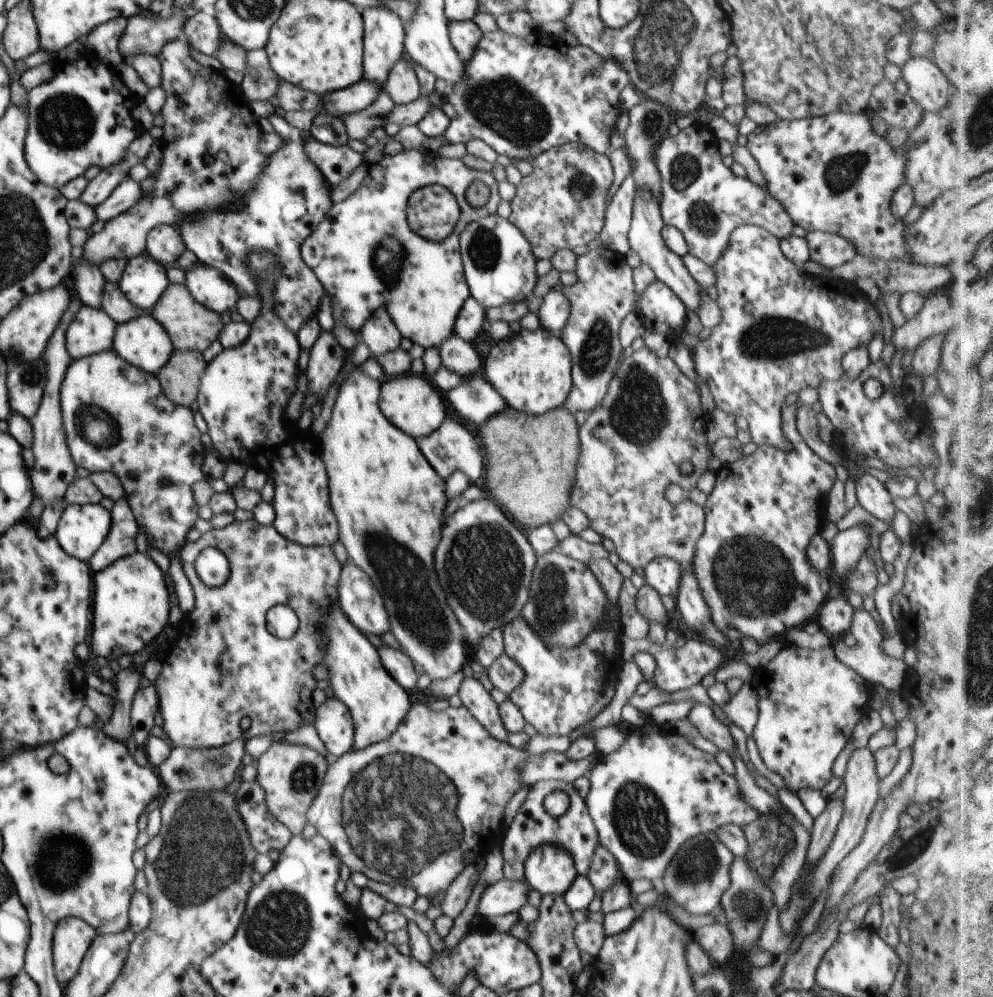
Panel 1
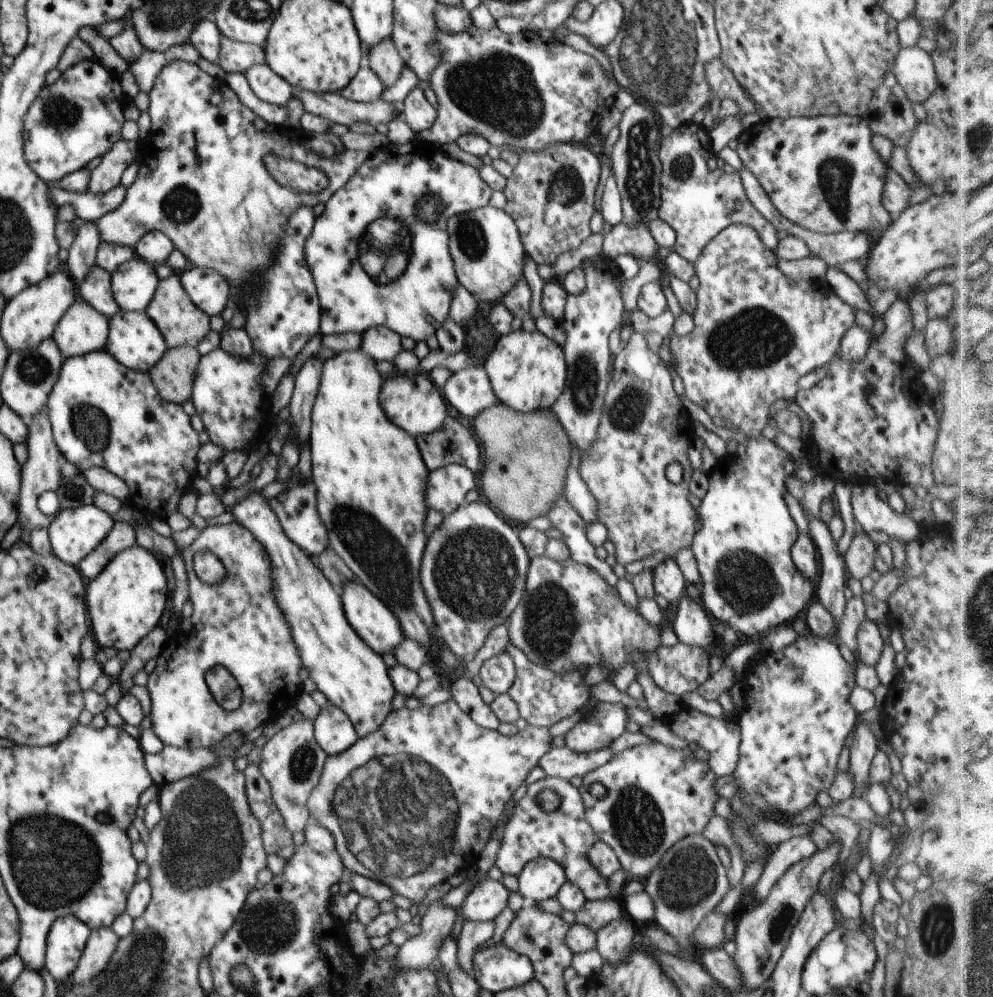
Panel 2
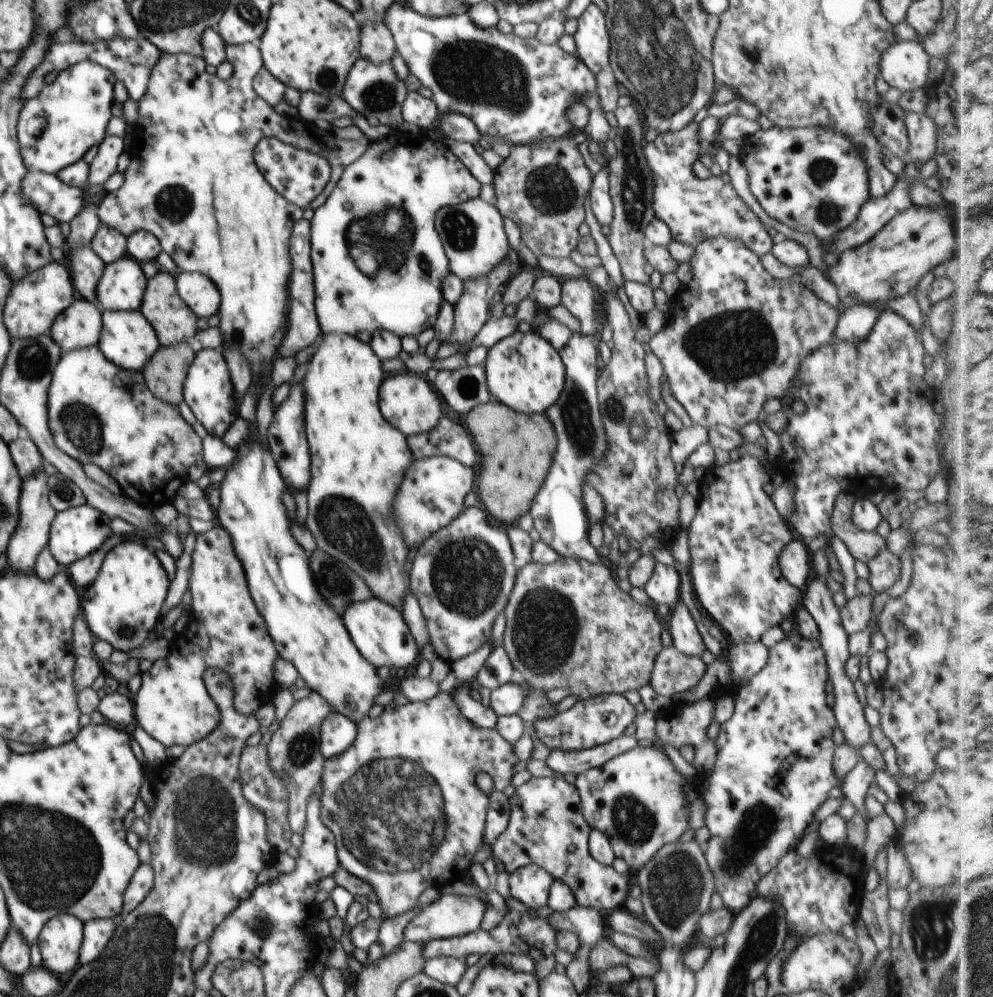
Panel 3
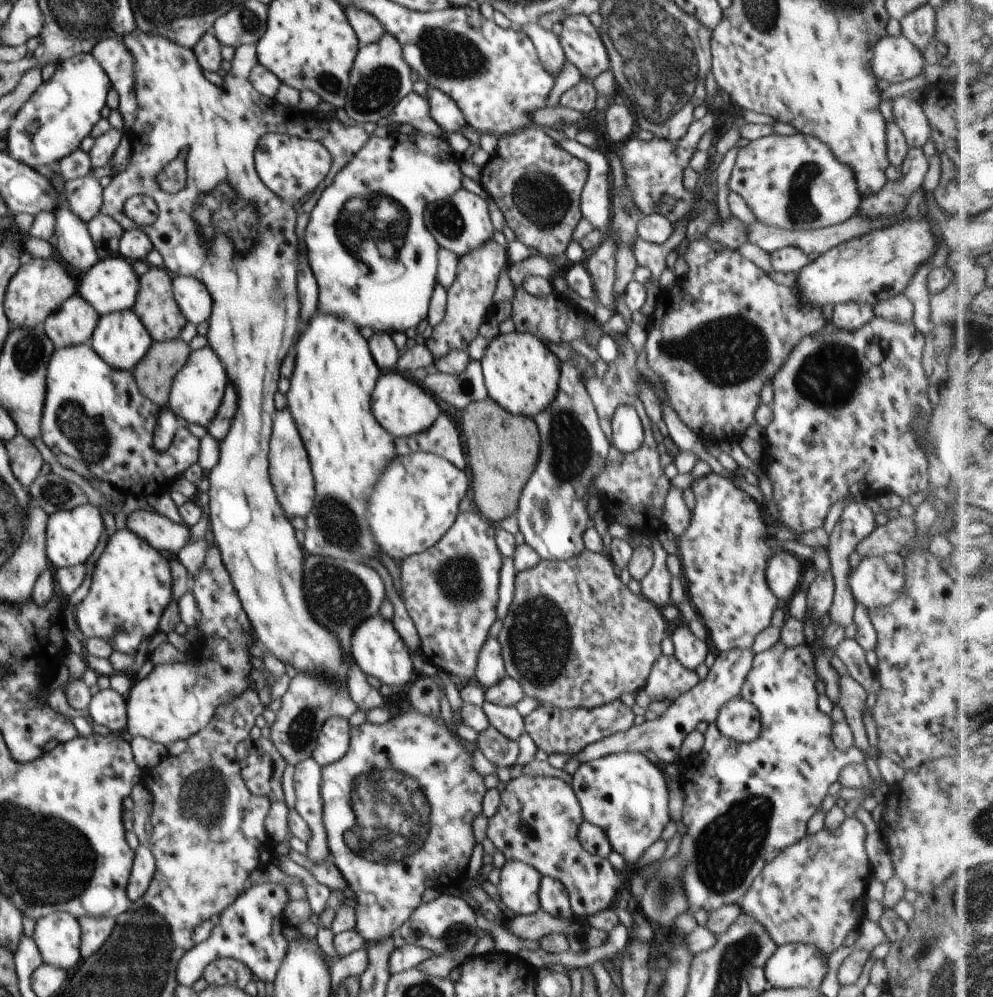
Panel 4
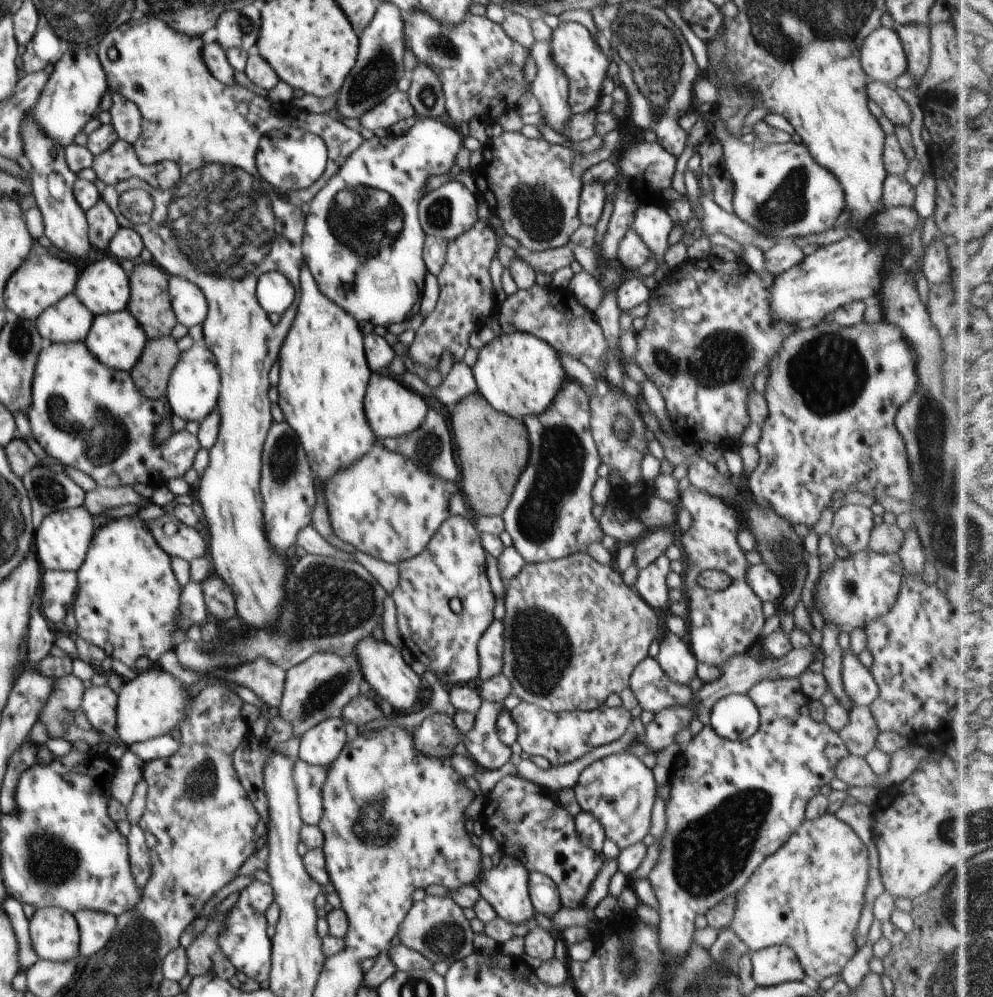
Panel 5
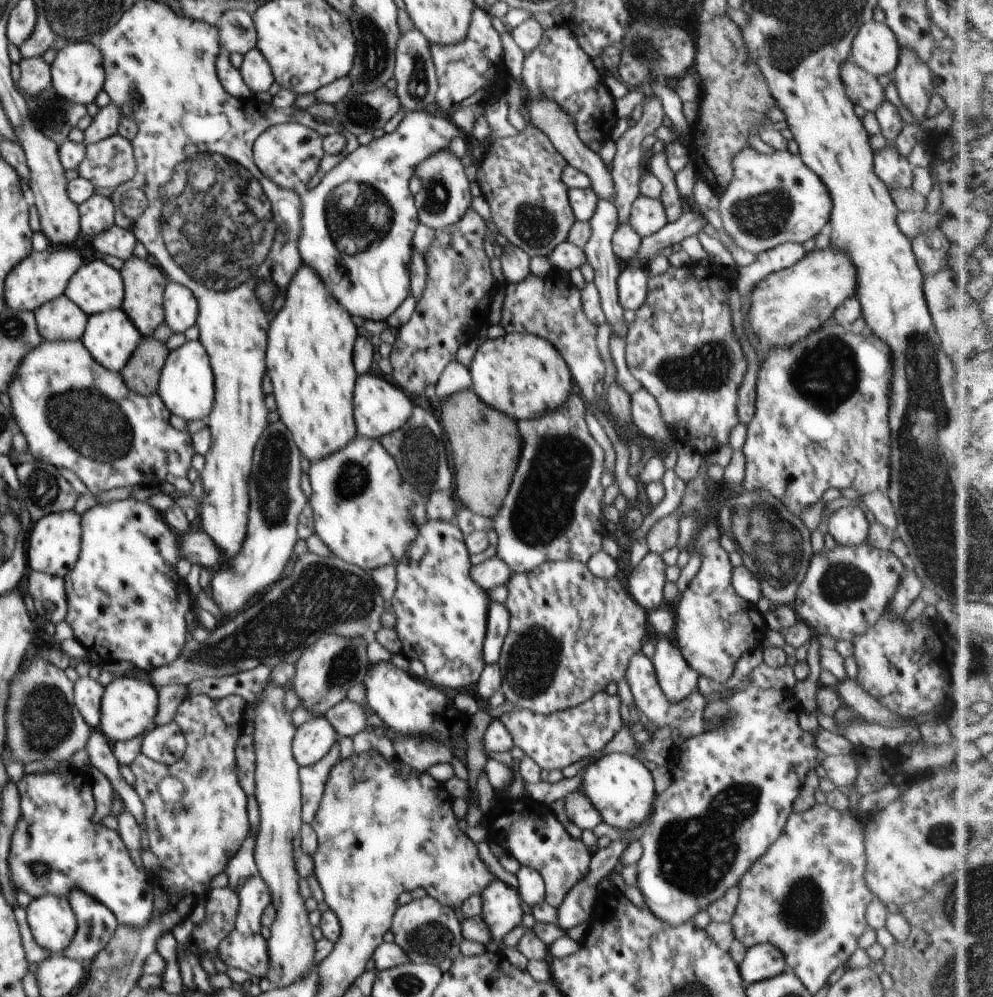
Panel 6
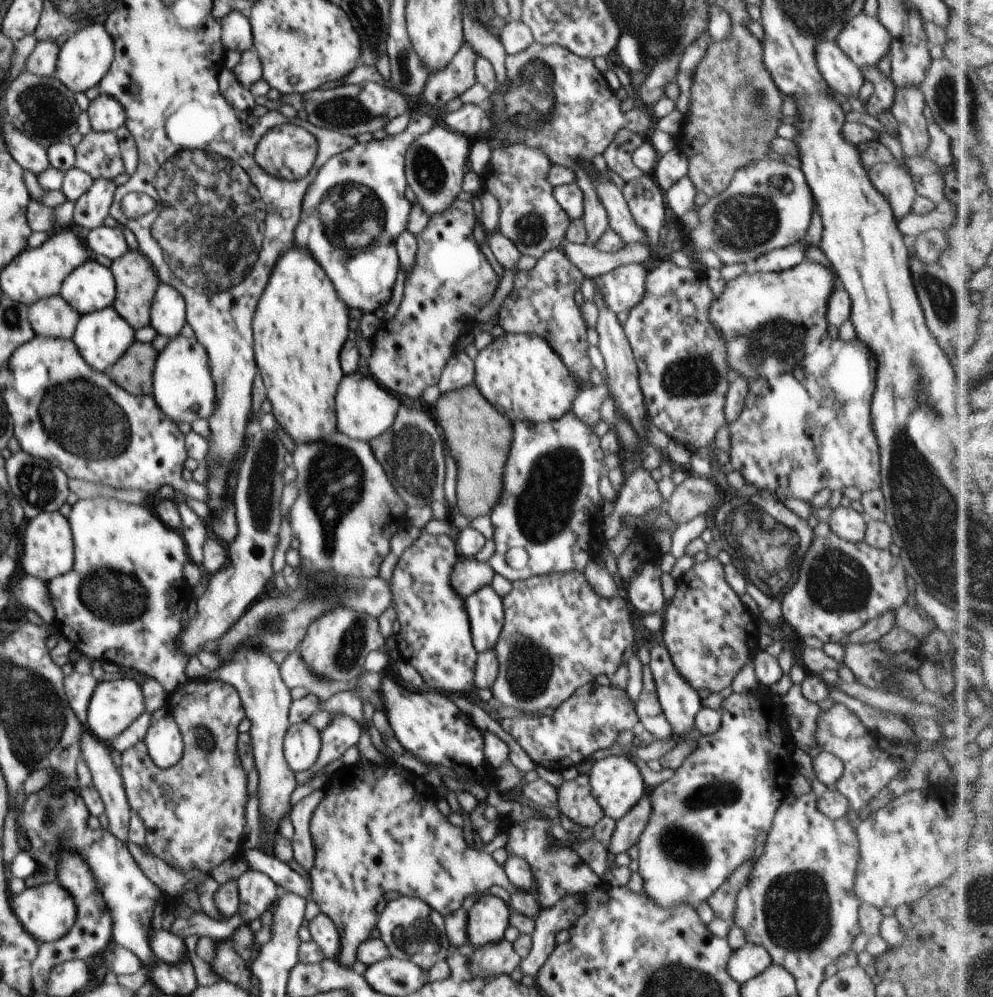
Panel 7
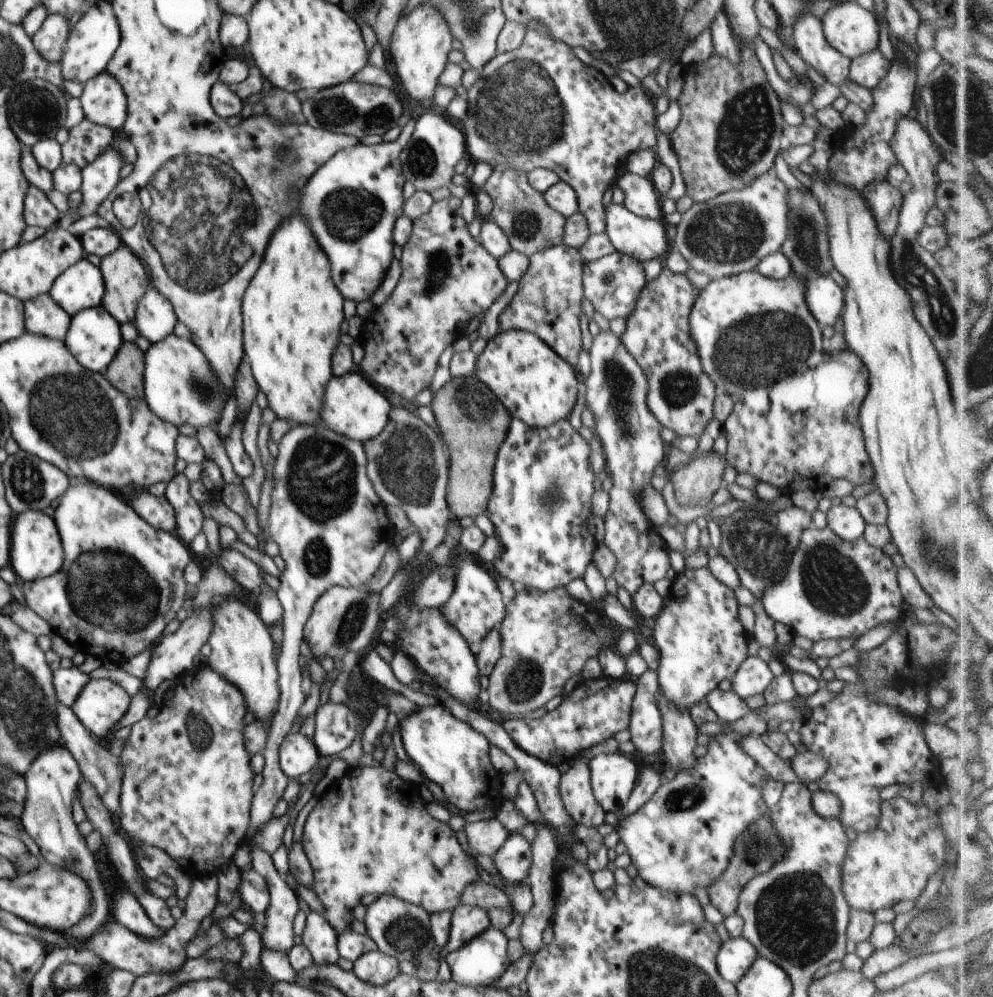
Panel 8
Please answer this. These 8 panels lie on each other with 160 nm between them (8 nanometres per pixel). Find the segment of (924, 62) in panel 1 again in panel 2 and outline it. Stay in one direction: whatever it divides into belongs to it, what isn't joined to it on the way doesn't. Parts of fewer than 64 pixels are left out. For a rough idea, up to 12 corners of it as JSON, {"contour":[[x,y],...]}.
{"contour":[[901,48],[892,72],[913,103],[939,87],[931,55]]}

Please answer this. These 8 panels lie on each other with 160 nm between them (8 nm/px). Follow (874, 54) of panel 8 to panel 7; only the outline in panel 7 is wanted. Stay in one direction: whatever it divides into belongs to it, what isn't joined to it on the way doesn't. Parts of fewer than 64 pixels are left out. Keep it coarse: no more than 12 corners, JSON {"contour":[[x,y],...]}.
{"contour":[[861,67],[874,84],[866,112],[877,118],[891,111],[895,84],[876,67]]}

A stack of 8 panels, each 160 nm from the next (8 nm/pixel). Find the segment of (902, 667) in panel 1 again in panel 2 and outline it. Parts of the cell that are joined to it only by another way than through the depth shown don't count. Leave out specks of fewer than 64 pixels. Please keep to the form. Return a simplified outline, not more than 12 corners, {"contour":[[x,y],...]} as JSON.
{"contour":[[874,621],[856,633],[857,660],[875,668],[883,640]]}

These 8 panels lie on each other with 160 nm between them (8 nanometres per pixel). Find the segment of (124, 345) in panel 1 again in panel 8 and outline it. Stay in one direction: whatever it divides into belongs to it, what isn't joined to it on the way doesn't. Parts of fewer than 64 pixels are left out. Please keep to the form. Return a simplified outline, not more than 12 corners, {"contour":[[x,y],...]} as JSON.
{"contour":[[102,306],[71,318],[64,342],[89,371],[105,374],[121,344]]}

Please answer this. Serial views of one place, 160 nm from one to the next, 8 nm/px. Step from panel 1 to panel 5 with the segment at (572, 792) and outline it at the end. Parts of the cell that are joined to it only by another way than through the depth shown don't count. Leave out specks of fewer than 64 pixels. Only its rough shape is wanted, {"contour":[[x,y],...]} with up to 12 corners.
{"contour":[[516,774],[486,794],[503,855],[582,907],[603,861],[557,792]]}

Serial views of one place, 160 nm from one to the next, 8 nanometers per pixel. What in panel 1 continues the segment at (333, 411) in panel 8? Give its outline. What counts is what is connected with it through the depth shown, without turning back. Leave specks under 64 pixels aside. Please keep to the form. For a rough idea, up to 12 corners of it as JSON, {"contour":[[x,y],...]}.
{"contour":[[424,374],[382,379],[379,407],[415,440],[446,418]]}

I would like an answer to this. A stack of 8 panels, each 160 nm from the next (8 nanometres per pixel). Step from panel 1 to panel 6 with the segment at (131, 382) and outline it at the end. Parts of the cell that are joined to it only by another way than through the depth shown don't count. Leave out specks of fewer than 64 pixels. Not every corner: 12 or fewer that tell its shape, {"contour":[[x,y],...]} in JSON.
{"contour":[[81,340],[7,393],[30,454],[92,494],[173,484],[196,453],[158,394]]}

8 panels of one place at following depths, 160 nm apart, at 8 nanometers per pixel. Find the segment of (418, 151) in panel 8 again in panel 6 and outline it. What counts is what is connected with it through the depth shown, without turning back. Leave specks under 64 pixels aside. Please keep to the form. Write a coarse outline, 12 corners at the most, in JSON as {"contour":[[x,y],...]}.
{"contour":[[448,148],[415,167],[419,222],[456,224],[471,207],[469,181]]}

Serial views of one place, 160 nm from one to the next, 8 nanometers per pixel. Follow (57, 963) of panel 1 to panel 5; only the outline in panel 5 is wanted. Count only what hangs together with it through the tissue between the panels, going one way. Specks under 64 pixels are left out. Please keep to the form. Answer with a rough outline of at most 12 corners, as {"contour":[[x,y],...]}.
{"contour":[[36,909],[29,933],[40,959],[80,955],[77,920]]}

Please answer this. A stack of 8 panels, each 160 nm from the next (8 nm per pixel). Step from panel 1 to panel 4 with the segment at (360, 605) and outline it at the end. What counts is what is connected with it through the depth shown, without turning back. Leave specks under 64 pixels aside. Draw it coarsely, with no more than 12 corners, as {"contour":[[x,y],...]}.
{"contour":[[392,620],[362,621],[351,655],[394,692],[416,671]]}

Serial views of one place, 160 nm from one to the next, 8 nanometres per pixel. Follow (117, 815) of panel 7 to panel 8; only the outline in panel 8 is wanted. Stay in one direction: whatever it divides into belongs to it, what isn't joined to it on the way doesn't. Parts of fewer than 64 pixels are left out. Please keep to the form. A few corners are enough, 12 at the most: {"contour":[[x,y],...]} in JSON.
{"contour":[[57,707],[63,746],[112,818],[124,769],[74,711]]}

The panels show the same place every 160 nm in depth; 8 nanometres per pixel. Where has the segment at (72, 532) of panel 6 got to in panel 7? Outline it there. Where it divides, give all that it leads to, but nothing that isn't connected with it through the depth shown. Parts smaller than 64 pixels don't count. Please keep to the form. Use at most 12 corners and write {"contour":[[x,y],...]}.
{"contour":[[60,511],[27,519],[20,568],[47,582],[74,564]]}

